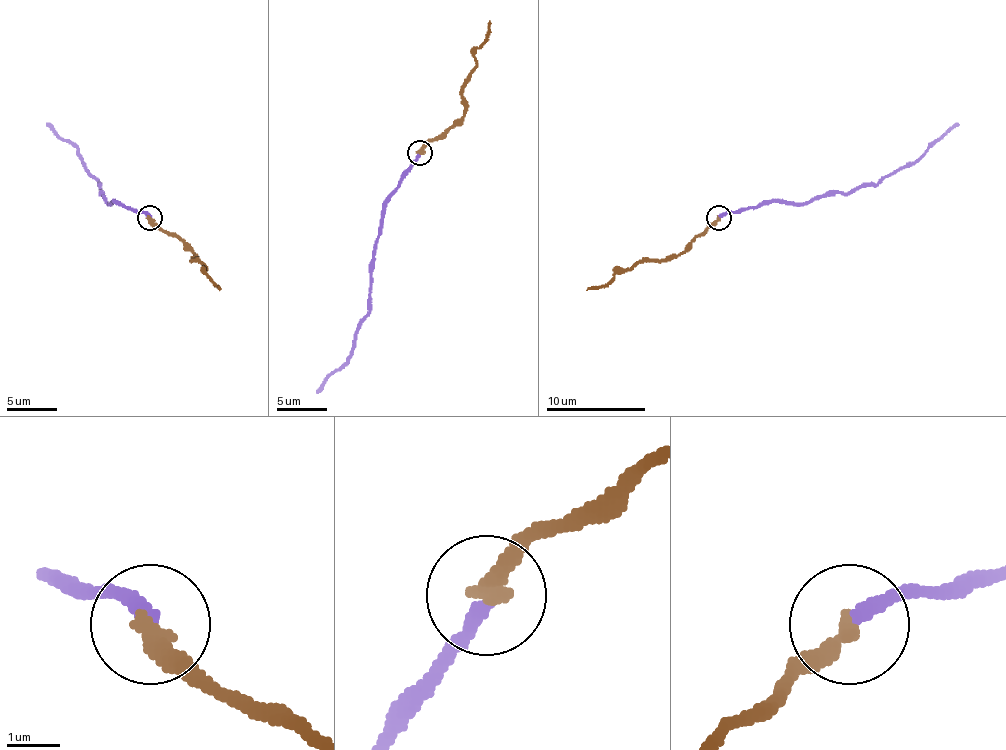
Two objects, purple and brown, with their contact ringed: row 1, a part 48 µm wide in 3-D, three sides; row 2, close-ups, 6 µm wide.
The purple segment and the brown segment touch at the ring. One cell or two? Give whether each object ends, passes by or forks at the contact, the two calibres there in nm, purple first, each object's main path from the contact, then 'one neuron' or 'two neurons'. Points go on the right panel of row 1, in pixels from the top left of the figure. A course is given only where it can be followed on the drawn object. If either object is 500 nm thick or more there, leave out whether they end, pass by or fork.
purple ends | brown ends | 280/360 nm | purple via (719, 217), (771, 202), (809, 202), (836, 192), (878, 185), (898, 170), (908, 167), (958, 123) | brown via (719, 217), (682, 252), (664, 259), (644, 259), (617, 272), (605, 284), (587, 289) | one neuron

